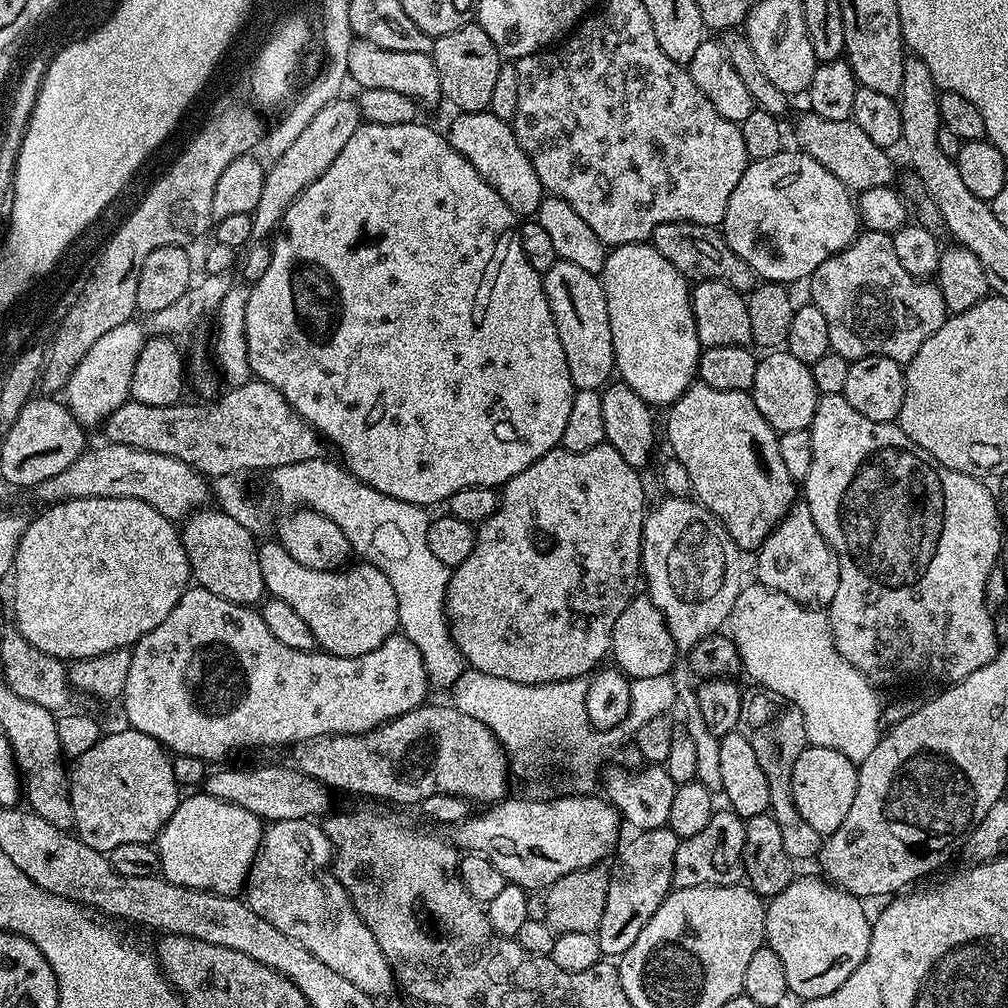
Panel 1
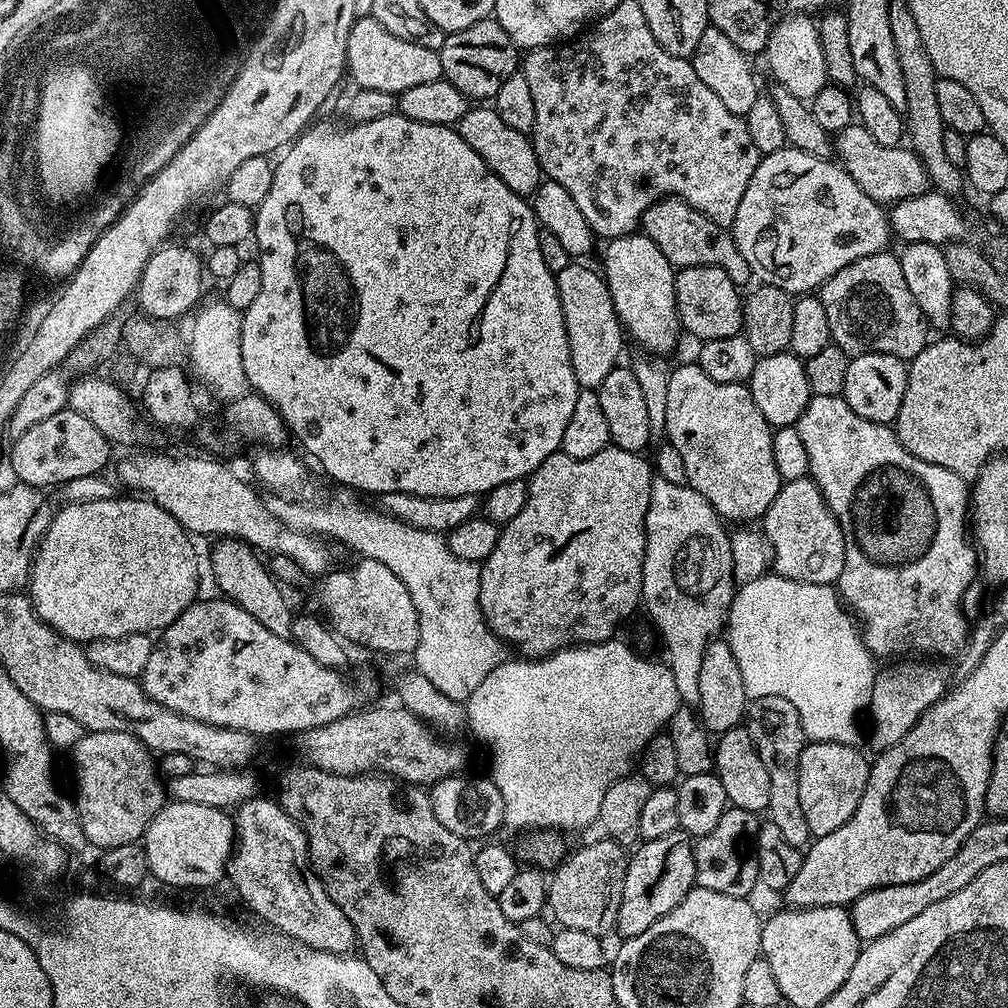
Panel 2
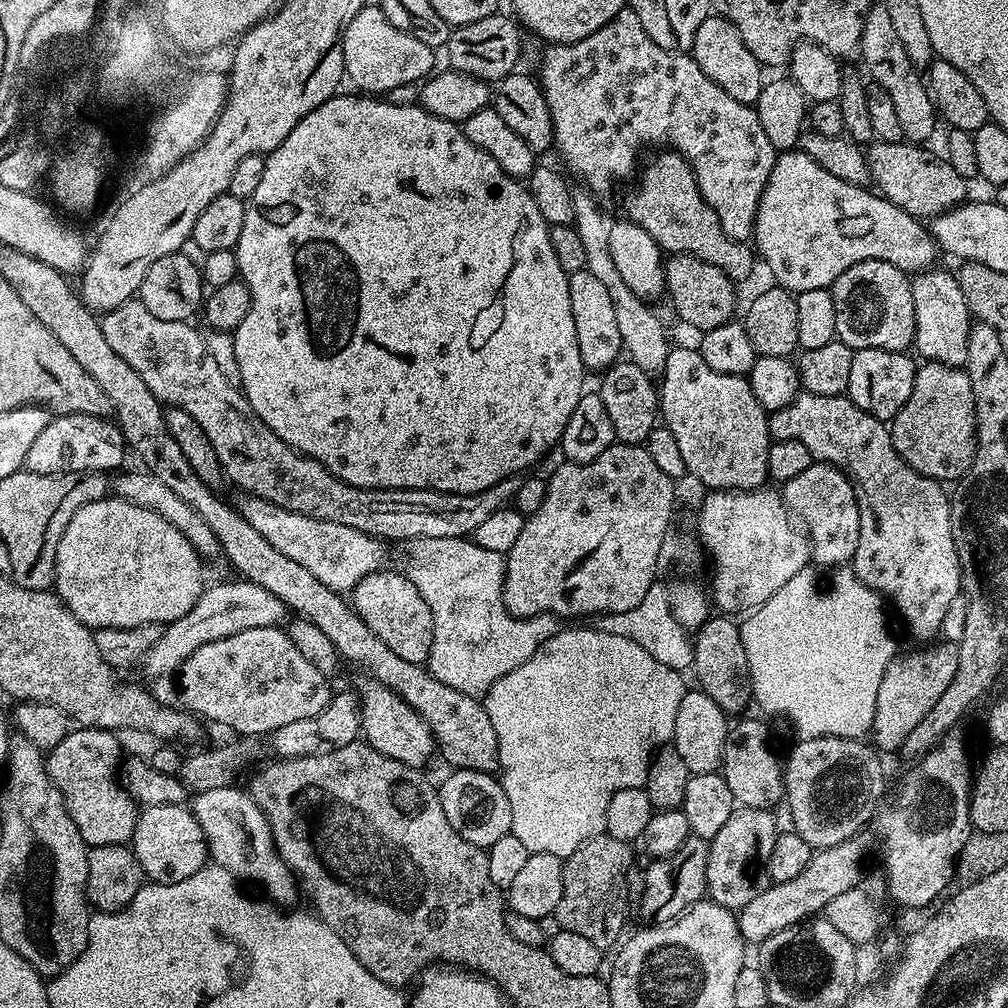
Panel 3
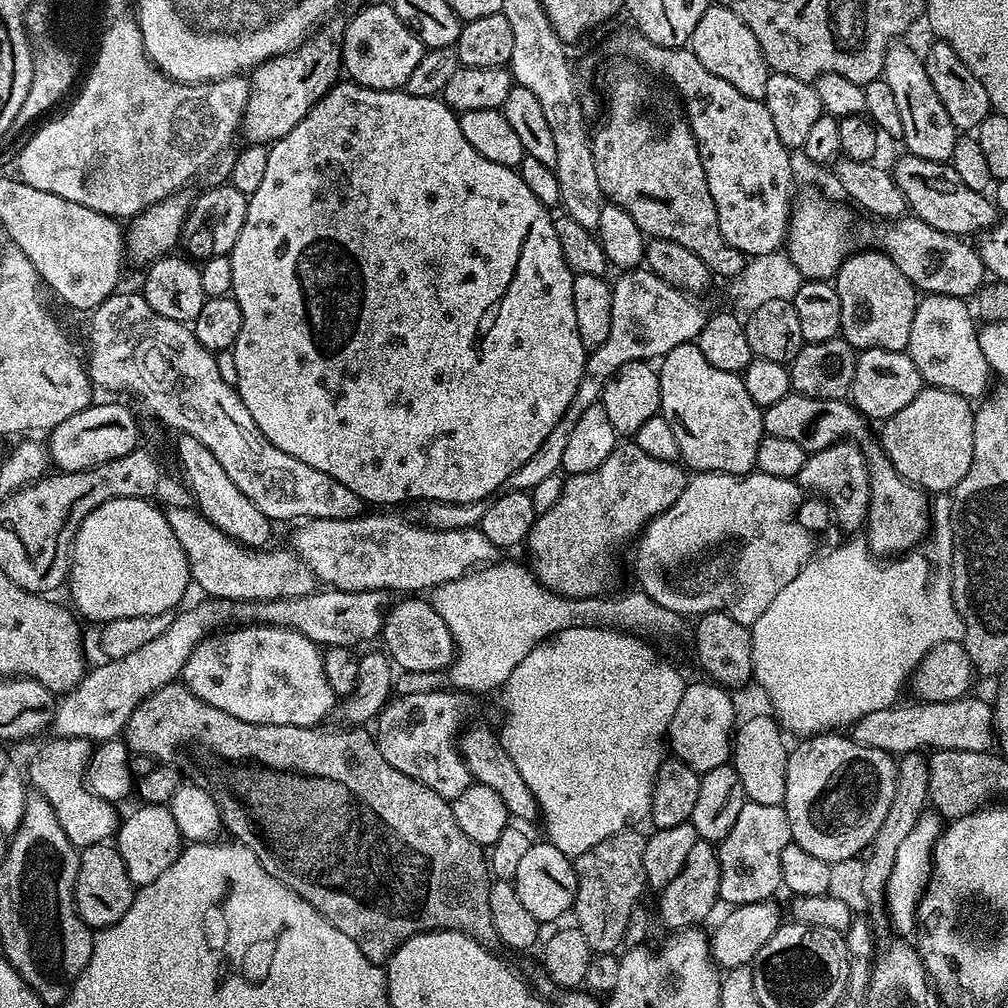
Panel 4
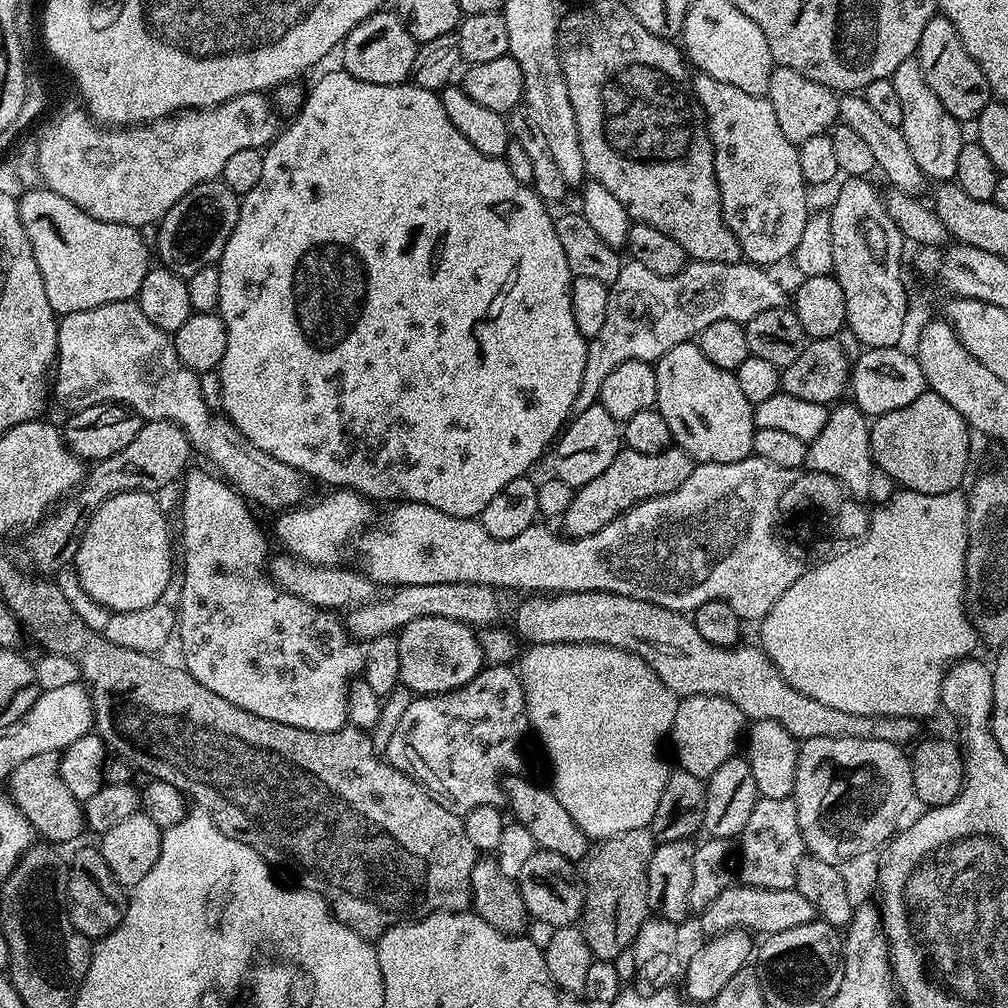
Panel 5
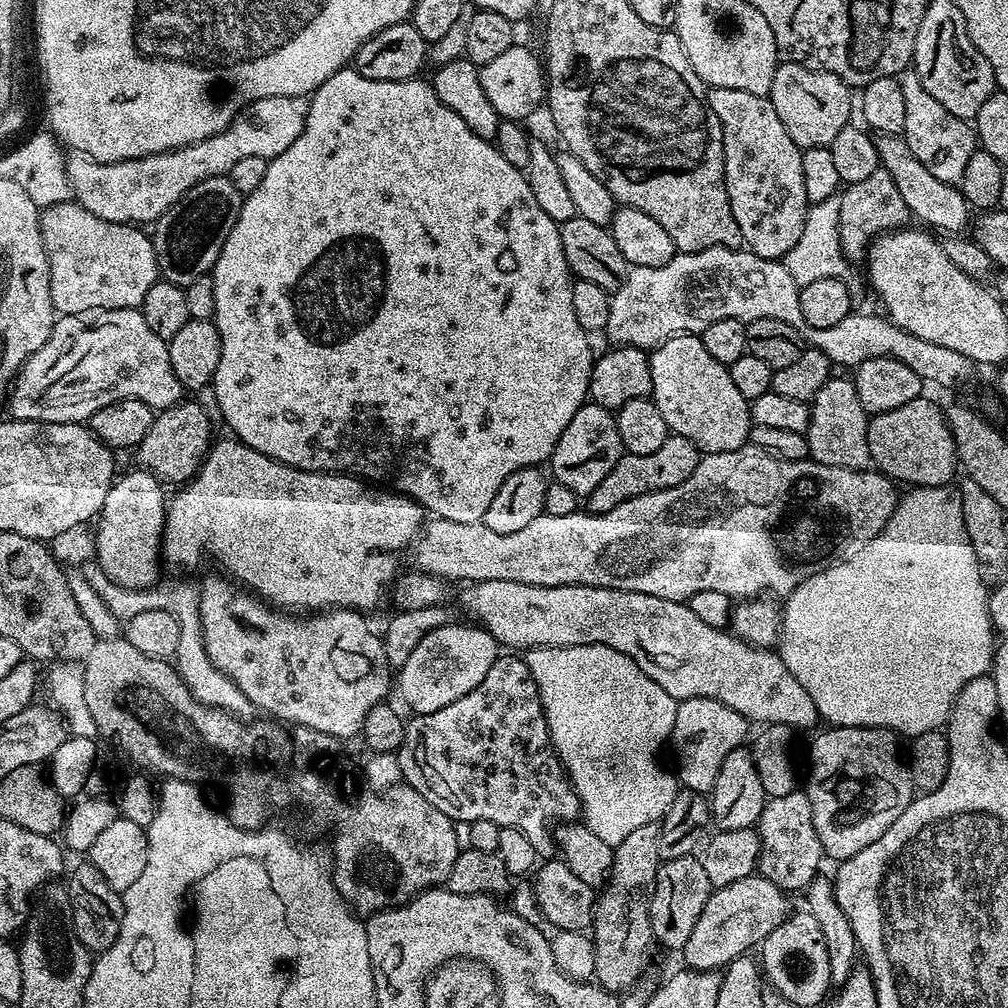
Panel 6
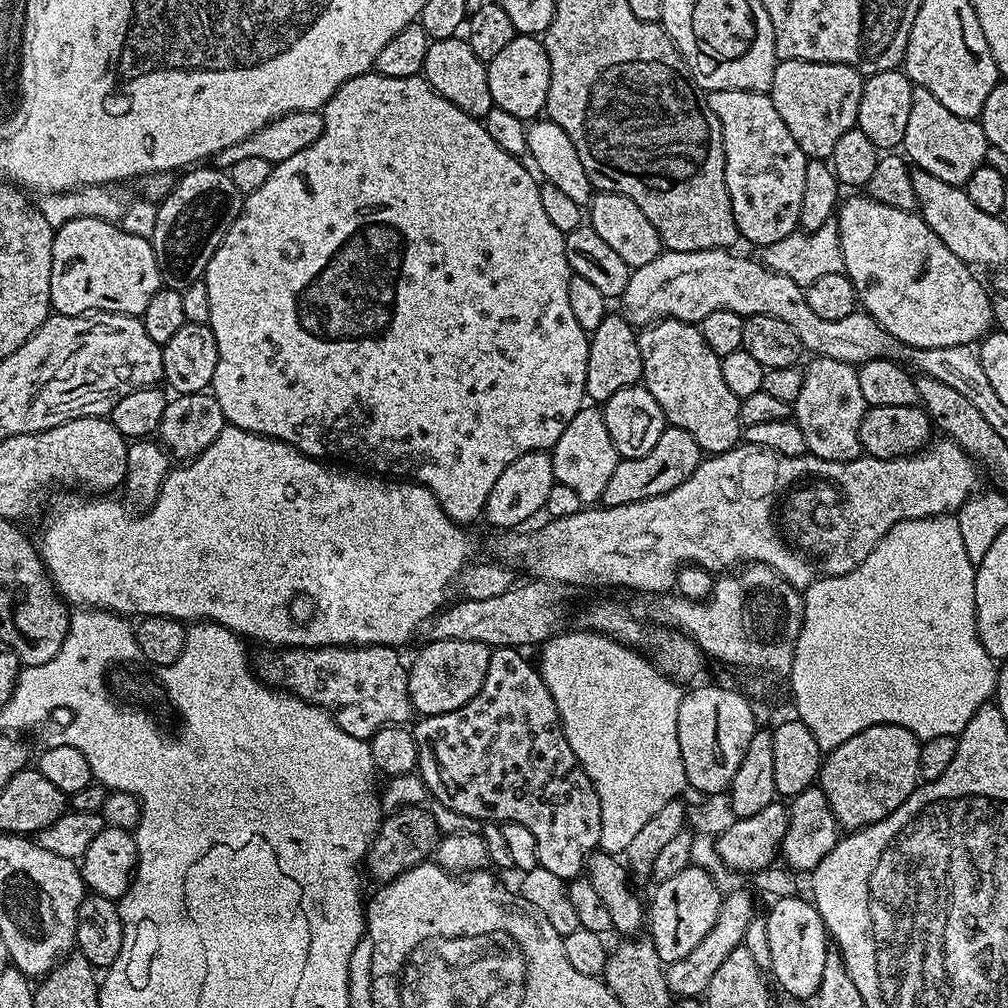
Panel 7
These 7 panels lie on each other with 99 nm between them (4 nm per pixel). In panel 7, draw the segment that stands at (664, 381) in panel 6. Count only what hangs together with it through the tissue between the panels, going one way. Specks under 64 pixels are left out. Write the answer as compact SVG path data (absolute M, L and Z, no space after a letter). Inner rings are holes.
M657 320L654 324L641 327L636 341L638 350L642 350L644 363L642 383L650 390L650 394L654 394L654 398L658 398L658 406L662 406L665 421L671 427L686 430L686 434L698 442L701 453L728 452L737 447L742 440L741 397L732 393L730 386L726 386L722 378L720 357L714 354L714 350L710 350L710 346L706 346L706 338L702 338L699 327L681 320Z

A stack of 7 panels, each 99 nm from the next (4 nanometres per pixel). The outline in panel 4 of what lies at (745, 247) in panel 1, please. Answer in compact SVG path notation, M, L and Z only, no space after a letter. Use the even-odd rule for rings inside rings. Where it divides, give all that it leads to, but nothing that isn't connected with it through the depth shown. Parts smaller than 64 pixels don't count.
M812 192L806 193L801 200L799 197L793 203L788 217L786 253L804 278L831 281L842 262L853 251L856 220L852 217L853 209L848 208L843 208L840 204L831 204ZM911 214L905 215L895 222L885 223L883 227L885 228L880 232L879 251L885 252L894 262L894 266L898 266L898 270L902 270L902 274L906 274L908 281L921 293L972 298L975 297L978 289L984 287L986 283L984 263L982 262L979 251L973 245L971 248L968 245L971 243L967 239L951 236L942 230L934 230L930 226L926 226L926 222L916 219Z

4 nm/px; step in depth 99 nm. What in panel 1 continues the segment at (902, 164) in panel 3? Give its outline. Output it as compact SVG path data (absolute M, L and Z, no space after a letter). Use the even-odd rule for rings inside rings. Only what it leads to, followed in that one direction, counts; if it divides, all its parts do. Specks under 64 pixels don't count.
M805 111L805 116L796 120L796 144L799 151L806 153L814 162L826 166L838 182L842 182L853 193L859 194L870 190L874 186L889 187L892 180L892 160L887 151L874 142L854 123L851 118L847 120L831 120L817 116L815 112Z

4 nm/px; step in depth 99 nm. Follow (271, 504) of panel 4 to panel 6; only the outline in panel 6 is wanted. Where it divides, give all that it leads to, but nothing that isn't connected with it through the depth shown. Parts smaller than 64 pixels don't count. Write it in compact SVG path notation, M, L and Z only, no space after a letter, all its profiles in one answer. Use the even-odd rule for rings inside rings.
M115 308L114 310L86 310L82 314L70 314L69 316L61 315L52 328L50 338L34 354L28 356L28 360L20 367L16 374L16 379L10 388L10 401L12 400L11 419L14 420L33 420L34 422L62 422L63 424L78 424L81 422L91 421L92 415L106 406L110 406L119 400L141 400L146 402L146 406L153 410L163 410L172 408L175 404L181 403L185 395L185 388L174 378L174 370L170 366L170 354L168 353L168 341L158 338L150 326L146 326L146 318L140 308Z

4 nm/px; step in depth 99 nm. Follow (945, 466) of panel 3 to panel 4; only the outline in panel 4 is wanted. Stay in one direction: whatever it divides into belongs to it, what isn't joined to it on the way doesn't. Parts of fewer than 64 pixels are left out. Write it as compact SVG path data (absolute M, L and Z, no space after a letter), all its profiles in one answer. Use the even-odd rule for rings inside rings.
M924 386L910 406L902 406L898 414L879 425L878 443L902 479L929 494L948 494L970 470L973 415L973 405L966 397Z

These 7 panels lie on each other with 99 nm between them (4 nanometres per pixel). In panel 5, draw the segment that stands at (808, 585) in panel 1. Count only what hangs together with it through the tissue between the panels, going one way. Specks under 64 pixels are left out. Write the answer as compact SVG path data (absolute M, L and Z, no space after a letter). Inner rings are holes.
M840 402L829 411L823 430L808 444L806 468L810 472L821 472L844 485L849 496L864 498L872 488L872 451L870 450L869 417L855 403Z

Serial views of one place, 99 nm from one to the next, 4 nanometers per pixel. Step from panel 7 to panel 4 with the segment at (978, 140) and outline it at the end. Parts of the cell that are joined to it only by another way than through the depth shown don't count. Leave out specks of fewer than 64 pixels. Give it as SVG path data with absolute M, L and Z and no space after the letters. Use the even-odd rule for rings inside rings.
M904 42L893 44L886 54L882 78L894 93L902 117L902 143L908 147L905 148L907 155L930 158L930 162L951 161L958 130L954 122L950 122L942 98L938 98L934 86L930 86L930 74L926 74L923 55L919 51L911 52Z

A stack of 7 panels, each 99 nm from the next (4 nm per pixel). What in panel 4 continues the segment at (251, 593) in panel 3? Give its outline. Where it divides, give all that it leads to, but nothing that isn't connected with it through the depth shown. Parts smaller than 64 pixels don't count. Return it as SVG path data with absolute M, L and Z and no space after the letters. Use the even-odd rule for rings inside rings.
M340 588L315 590L304 597L255 602L211 598L201 600L201 604L196 604L185 612L177 611L169 628L160 637L154 638L154 642L146 642L146 646L134 650L134 654L126 654L126 658L117 660L105 659L104 664L97 668L89 667L82 679L55 701L51 731L54 730L56 736L93 742L119 737L136 705L151 692L173 683L183 673L192 651L205 638L227 629L233 622L244 626L255 622L272 624L275 628L293 628L318 645L355 649L356 644L364 644L375 636L377 639L383 633L384 618L390 607L387 591L344 592Z

